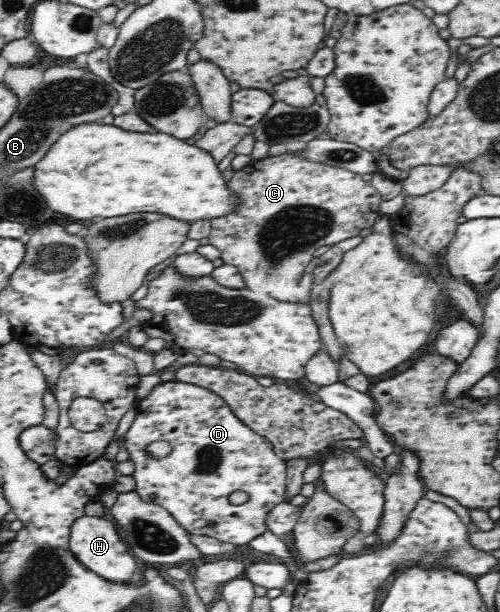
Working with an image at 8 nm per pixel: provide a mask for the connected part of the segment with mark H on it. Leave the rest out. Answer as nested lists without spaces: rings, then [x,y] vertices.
[[[78,516],[70,528],[69,548],[81,563],[111,581],[128,581],[137,572],[136,556],[121,539],[110,516]]]

